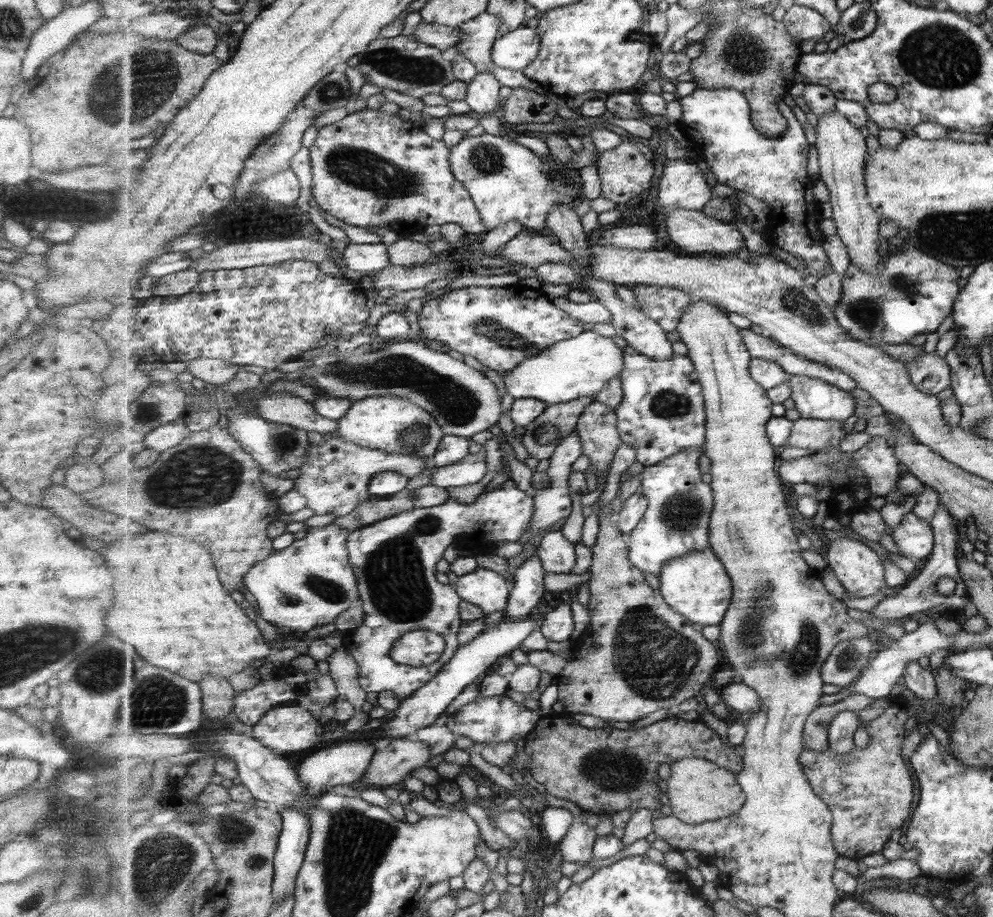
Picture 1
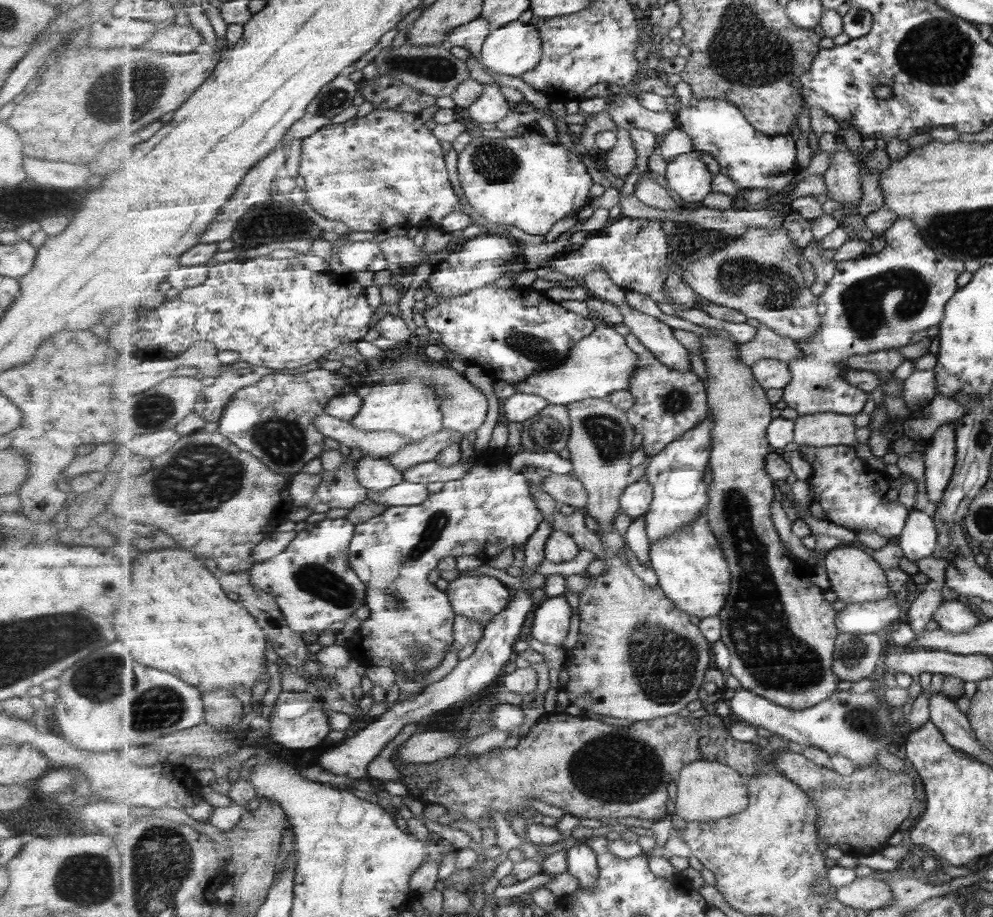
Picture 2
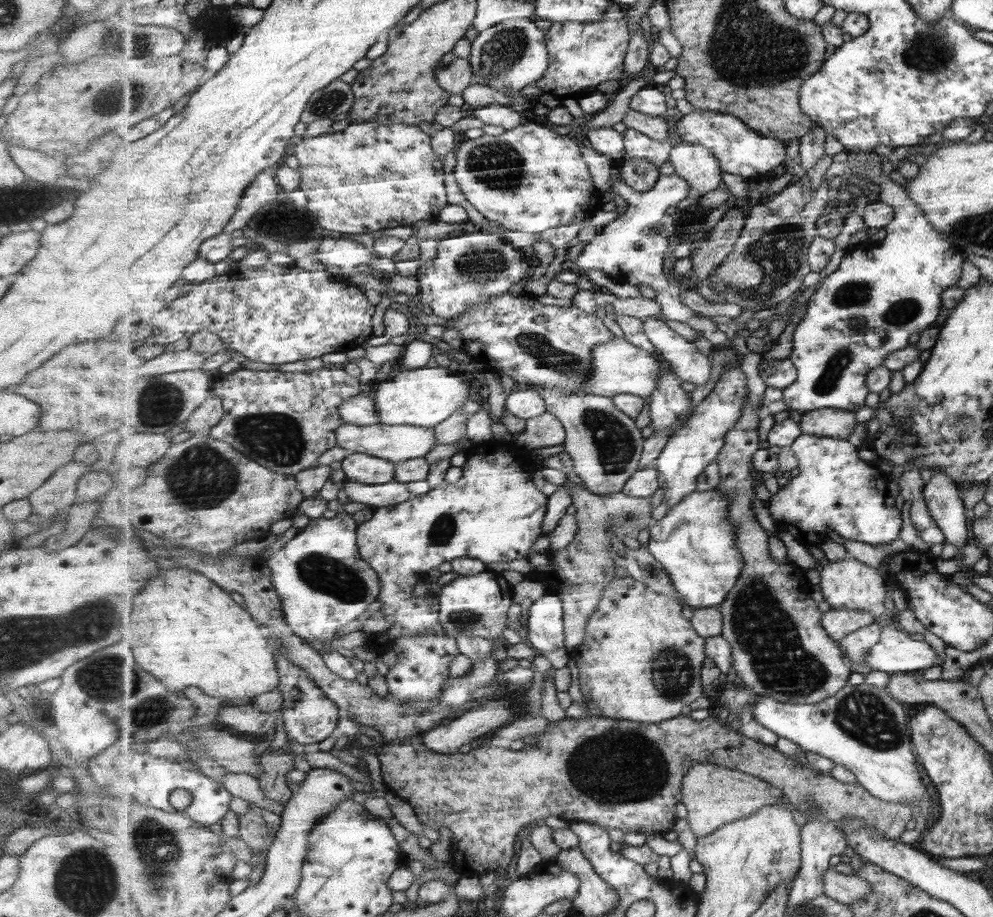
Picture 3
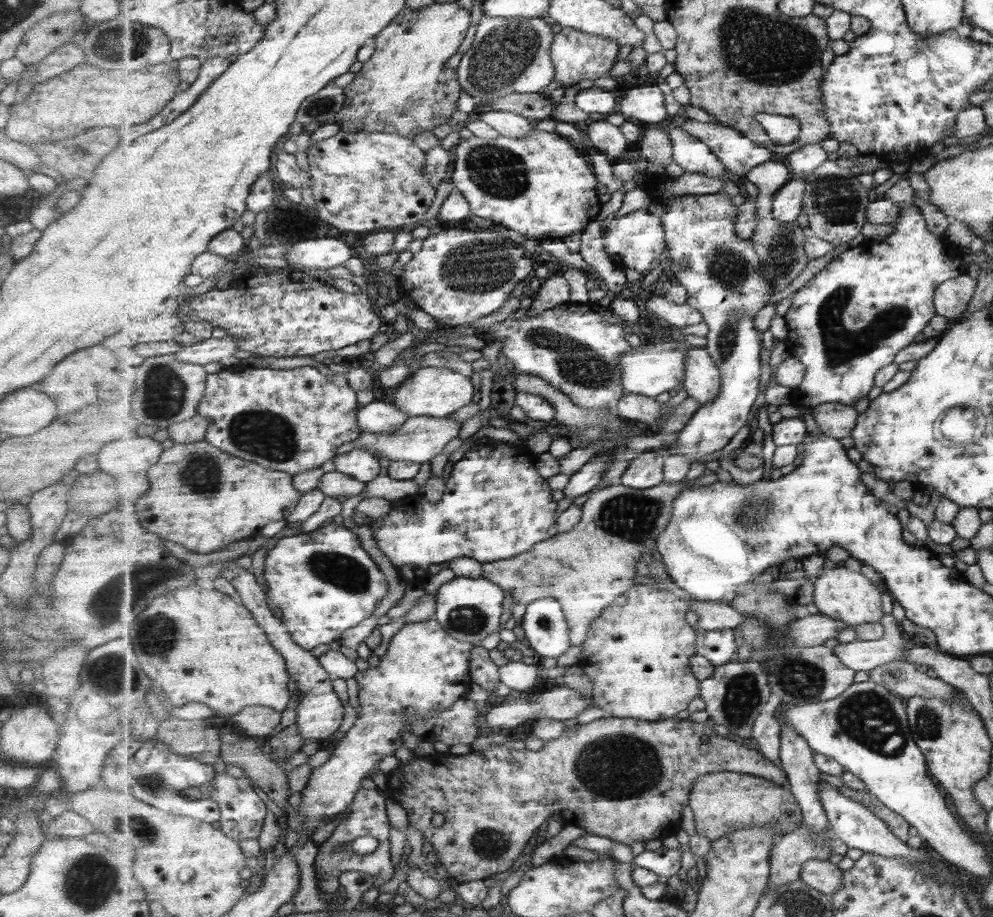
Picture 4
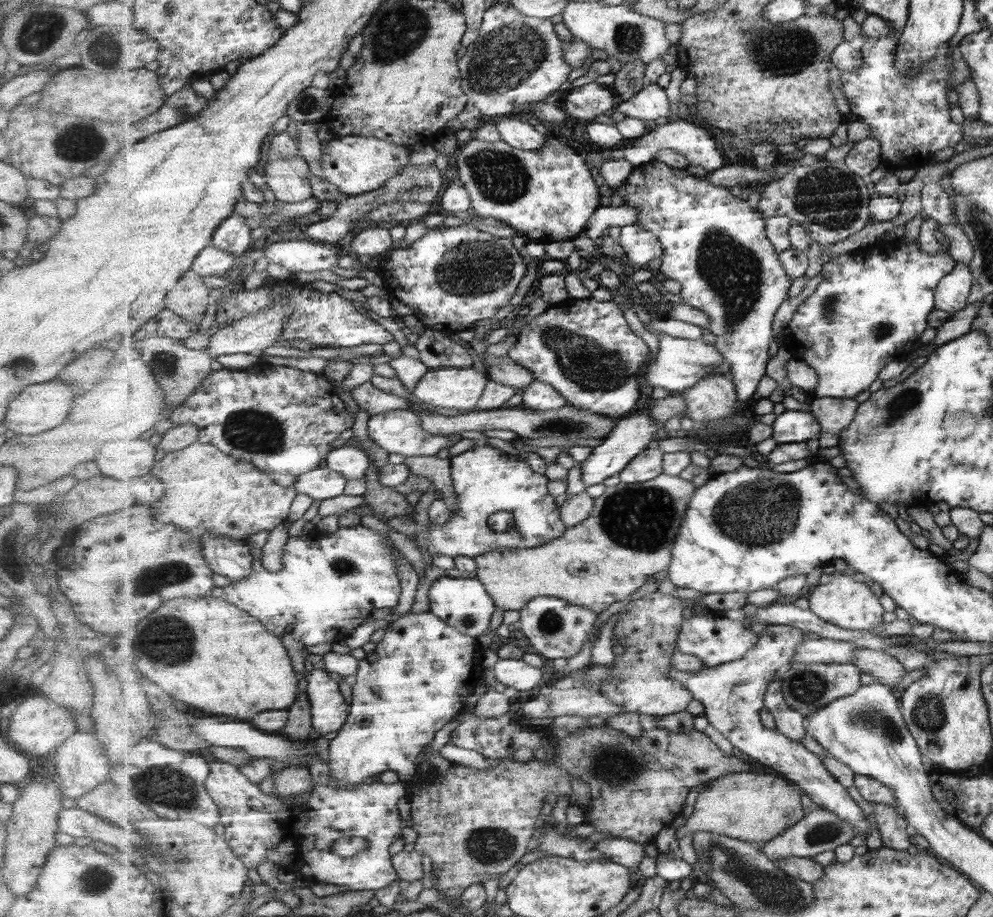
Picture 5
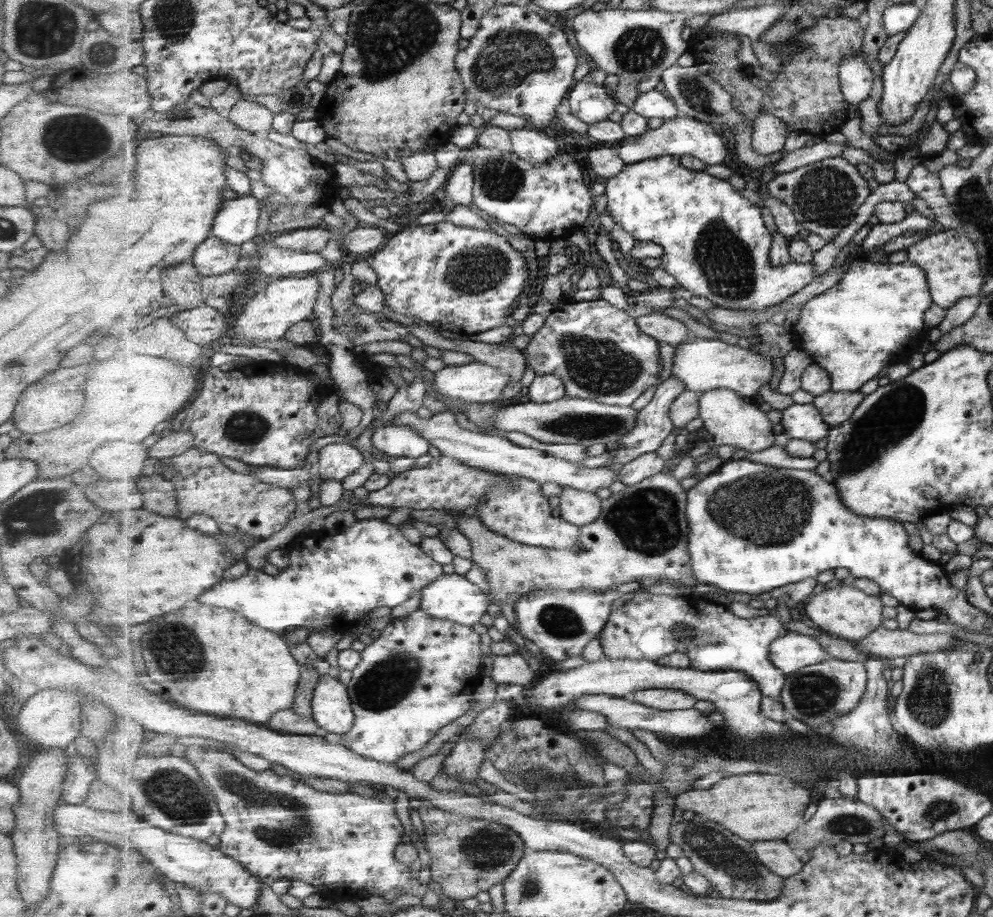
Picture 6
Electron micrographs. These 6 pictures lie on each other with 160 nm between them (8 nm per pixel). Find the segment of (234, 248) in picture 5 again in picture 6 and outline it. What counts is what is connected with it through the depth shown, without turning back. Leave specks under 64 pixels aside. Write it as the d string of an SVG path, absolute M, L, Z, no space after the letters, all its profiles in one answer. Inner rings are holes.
M254 195L225 201L214 220L212 234L231 244L257 241L262 213L259 202Z

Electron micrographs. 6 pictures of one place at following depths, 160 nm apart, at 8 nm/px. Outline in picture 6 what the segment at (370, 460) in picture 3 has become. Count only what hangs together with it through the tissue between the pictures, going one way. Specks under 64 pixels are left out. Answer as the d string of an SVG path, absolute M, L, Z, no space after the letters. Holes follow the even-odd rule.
M328 444L319 449L315 468L322 480L338 480L355 474L365 464L365 456L351 444Z

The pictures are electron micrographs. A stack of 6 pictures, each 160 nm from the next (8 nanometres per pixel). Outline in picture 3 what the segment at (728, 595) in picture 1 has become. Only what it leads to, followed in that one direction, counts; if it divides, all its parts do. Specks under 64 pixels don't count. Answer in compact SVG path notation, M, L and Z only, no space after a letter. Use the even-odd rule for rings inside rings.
M706 487L702 491L688 494L679 504L676 504L666 515L654 521L649 527L650 540L647 548L651 554L663 563L669 573L678 593L686 598L686 604L693 608L711 608L720 606L726 601L728 594L738 584L746 558L737 546L737 526L733 526L730 517L731 499L728 499L719 489Z

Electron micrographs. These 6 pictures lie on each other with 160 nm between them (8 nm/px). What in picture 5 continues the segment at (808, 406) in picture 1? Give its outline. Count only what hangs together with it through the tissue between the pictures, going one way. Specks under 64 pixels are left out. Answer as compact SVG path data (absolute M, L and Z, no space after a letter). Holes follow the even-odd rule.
M904 236L890 243L878 242L845 253L823 264L823 278L815 291L802 301L788 323L782 338L782 350L789 350L793 358L810 364L819 373L817 389L812 398L855 398L869 391L871 382L880 378L882 370L894 359L905 360L923 344L921 334L930 328L929 316L937 309L936 289L957 264L948 251L933 256L925 254L919 241L909 243Z

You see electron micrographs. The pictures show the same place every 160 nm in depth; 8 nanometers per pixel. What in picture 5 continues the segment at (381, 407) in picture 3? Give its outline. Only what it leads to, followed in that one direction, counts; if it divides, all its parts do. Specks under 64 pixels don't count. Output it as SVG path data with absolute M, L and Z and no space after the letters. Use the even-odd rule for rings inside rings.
M440 368L429 369L429 372L420 380L417 389L413 391L420 403L446 409L475 411L487 385L492 381L490 375L478 372L475 368Z

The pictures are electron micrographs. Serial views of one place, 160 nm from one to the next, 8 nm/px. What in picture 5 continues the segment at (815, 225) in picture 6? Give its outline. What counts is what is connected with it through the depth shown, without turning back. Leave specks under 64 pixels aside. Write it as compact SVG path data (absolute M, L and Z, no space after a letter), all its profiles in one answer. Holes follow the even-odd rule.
M808 159L797 164L789 174L765 183L761 195L762 199L757 206L757 210L763 213L765 220L774 216L788 216L797 225L807 229L811 237L821 246L827 247L830 244L837 244L837 242L849 238L851 234L863 230L867 226L869 218L872 218L870 201L873 195L869 194L867 189L867 179L857 176L847 166L845 160L835 162L827 159Z

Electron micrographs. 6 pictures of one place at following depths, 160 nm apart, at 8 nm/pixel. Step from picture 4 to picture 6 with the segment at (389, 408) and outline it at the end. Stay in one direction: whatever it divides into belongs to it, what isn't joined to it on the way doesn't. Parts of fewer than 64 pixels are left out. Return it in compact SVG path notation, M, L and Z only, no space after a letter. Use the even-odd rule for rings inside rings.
M391 422L376 429L372 444L389 456L419 459L427 454L435 454L434 446L421 433L413 431L411 427Z

